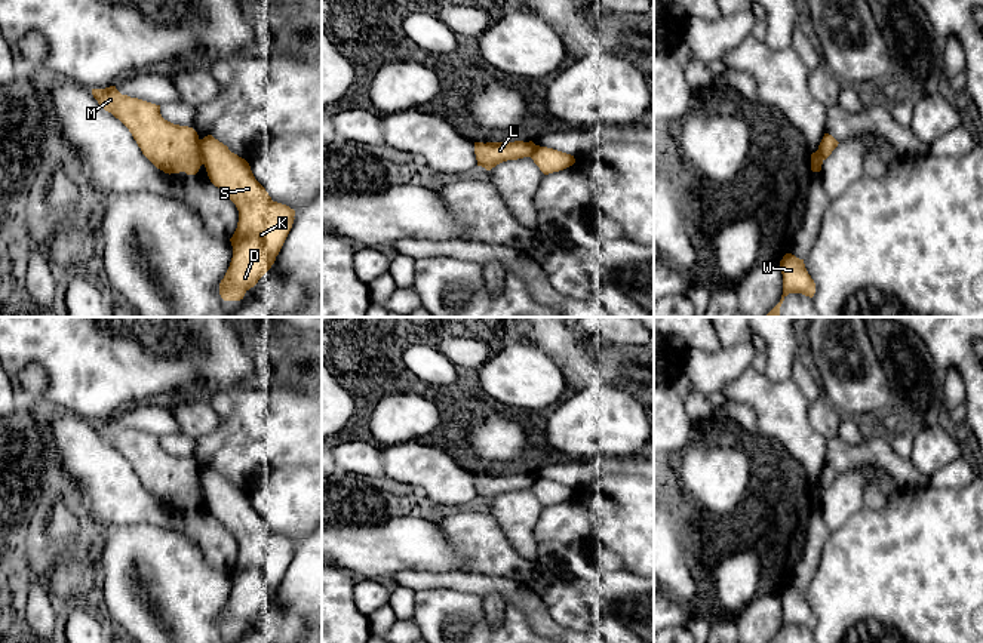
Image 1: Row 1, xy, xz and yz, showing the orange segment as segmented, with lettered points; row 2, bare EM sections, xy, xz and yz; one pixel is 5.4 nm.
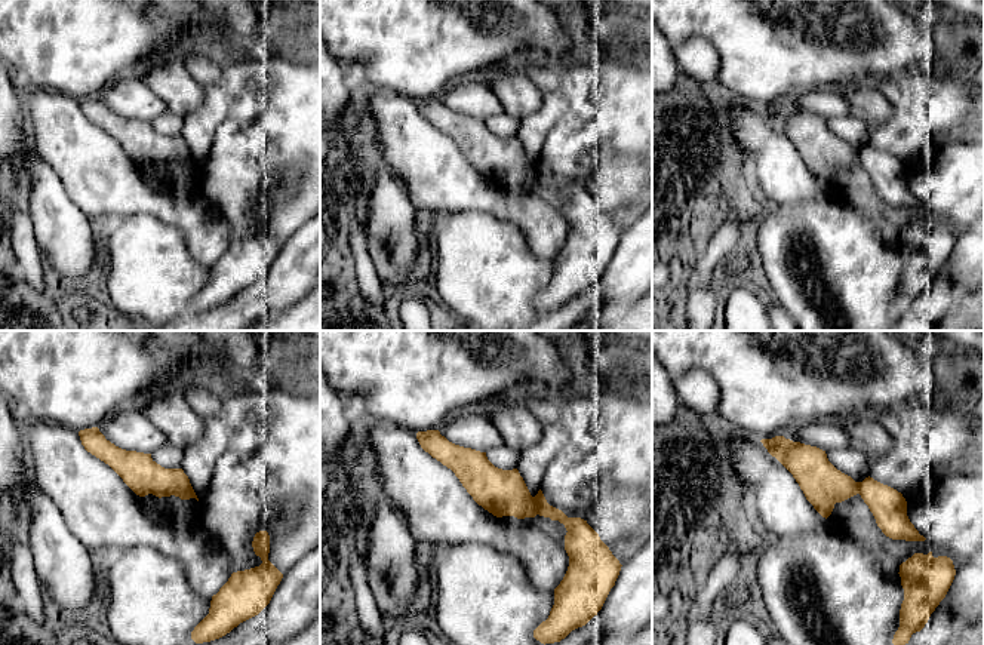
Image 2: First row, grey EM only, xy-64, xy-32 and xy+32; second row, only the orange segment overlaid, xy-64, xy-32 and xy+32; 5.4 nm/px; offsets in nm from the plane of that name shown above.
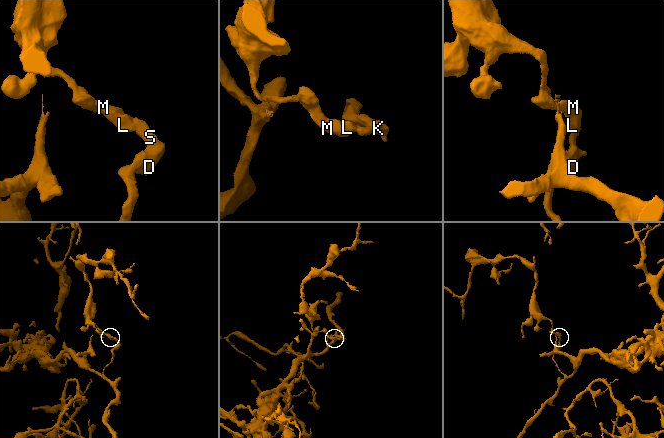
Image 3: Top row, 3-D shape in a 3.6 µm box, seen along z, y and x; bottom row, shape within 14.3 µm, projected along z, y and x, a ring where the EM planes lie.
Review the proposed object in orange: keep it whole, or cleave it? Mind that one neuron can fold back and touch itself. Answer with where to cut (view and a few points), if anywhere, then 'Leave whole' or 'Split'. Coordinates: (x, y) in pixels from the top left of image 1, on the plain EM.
Split along xy (199, 471), (203, 495). Split

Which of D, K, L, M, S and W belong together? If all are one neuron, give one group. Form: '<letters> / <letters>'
D K S W / L M

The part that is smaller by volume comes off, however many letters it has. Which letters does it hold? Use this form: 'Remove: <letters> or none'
Remove: L, M

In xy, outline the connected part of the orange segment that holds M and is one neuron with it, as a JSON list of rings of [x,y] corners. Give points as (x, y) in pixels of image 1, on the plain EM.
[[[116,418],[92,421],[98,436],[132,465],[142,486],[165,505],[196,507],[203,496],[200,471],[188,458],[173,456],[160,446],[160,437],[122,427]]]

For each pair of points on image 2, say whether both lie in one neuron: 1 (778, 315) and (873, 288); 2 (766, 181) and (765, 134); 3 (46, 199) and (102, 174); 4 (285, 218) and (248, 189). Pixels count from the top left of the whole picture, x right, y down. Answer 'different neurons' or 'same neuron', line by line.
1: different neurons
2: same neuron
3: different neurons
4: same neuron

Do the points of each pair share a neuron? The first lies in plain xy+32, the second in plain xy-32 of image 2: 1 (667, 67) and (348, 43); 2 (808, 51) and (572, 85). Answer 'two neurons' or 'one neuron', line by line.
1: two neurons
2: two neurons

